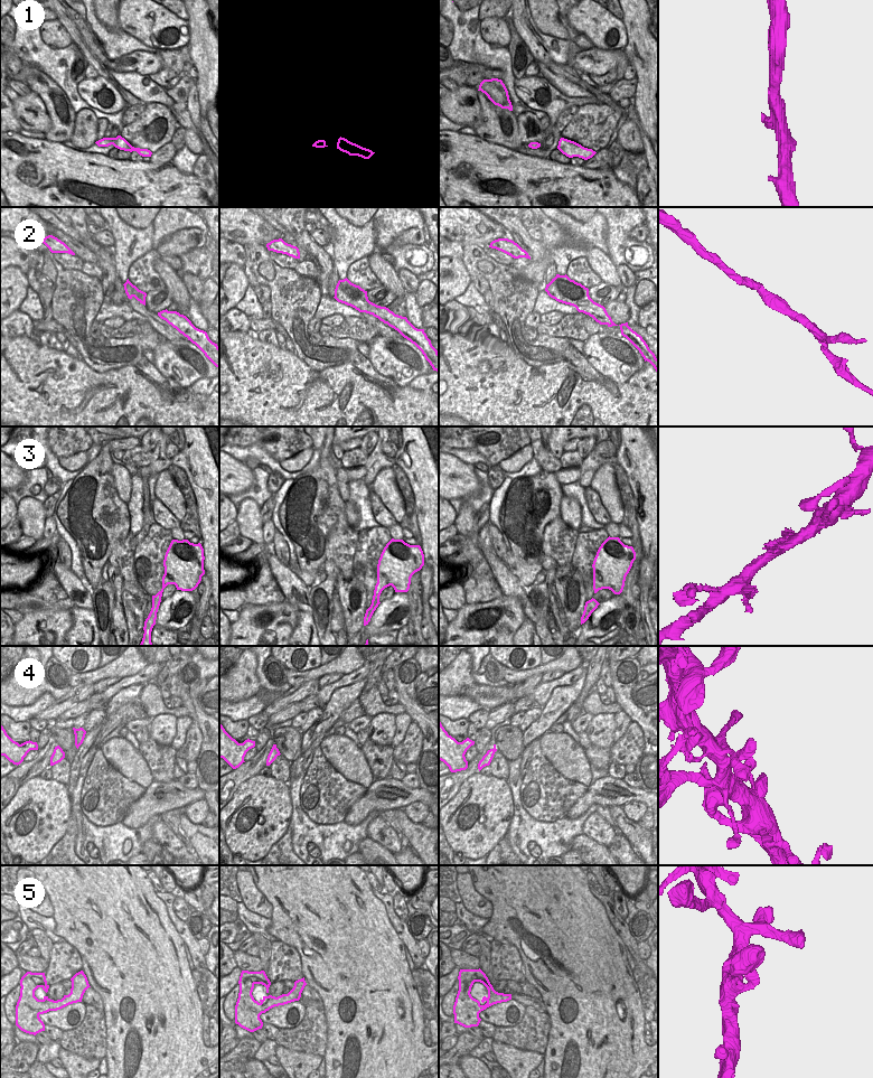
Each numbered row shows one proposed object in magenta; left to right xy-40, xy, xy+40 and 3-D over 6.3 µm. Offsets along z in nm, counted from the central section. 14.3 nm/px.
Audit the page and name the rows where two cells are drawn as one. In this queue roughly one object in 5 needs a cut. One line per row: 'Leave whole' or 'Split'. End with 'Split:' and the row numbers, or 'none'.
1: Leave whole
2: Leave whole
3: Leave whole
4: Leave whole
5: Leave whole
Split: none.

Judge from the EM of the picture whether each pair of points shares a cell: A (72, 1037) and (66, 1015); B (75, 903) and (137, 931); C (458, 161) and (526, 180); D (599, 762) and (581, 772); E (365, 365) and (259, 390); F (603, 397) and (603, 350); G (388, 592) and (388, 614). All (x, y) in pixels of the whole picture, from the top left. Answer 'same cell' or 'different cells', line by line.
A: different cells
B: same cell
C: same cell
D: different cells
E: different cells
F: different cells
G: different cells

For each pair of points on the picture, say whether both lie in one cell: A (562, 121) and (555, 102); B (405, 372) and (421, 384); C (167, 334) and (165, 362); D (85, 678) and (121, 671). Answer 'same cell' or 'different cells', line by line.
A: different cells
B: different cells
C: different cells
D: same cell

